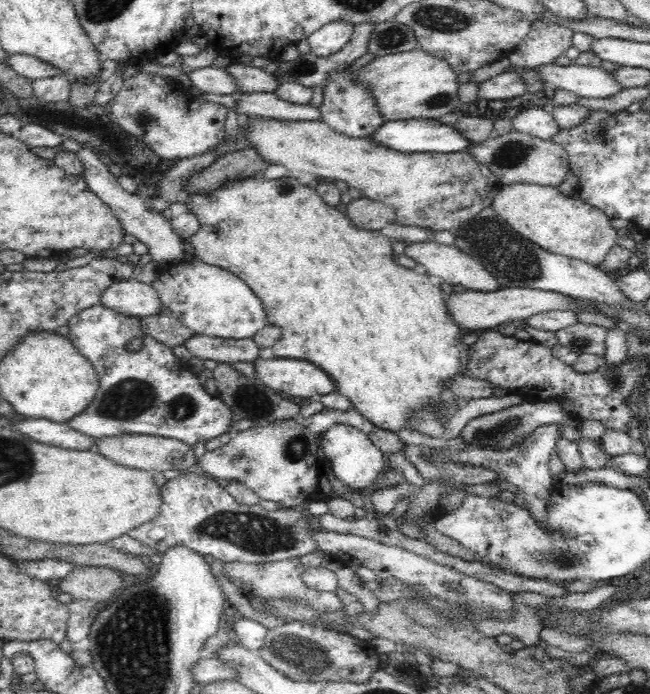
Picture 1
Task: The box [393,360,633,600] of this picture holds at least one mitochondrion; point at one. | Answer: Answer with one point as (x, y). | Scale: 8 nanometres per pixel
(506, 429)

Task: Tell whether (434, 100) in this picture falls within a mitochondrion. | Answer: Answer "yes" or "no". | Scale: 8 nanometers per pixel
yes

